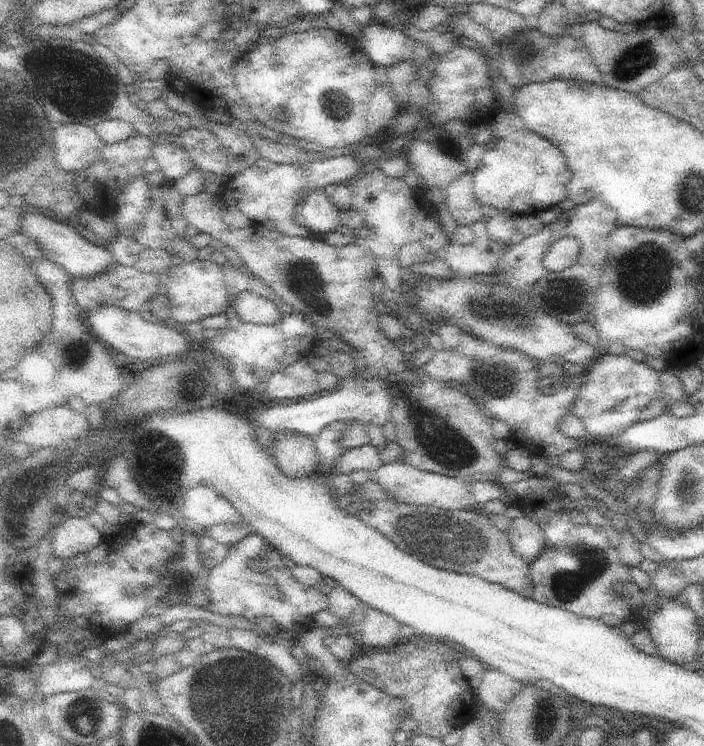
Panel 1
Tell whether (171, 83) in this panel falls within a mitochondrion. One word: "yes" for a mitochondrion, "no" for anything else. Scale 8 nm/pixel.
no

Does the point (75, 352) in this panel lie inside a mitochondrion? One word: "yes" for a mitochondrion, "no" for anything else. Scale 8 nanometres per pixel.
yes

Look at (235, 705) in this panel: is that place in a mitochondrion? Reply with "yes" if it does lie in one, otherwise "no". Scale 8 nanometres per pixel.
yes

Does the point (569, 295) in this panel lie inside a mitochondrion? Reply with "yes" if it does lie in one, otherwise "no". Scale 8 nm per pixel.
yes

